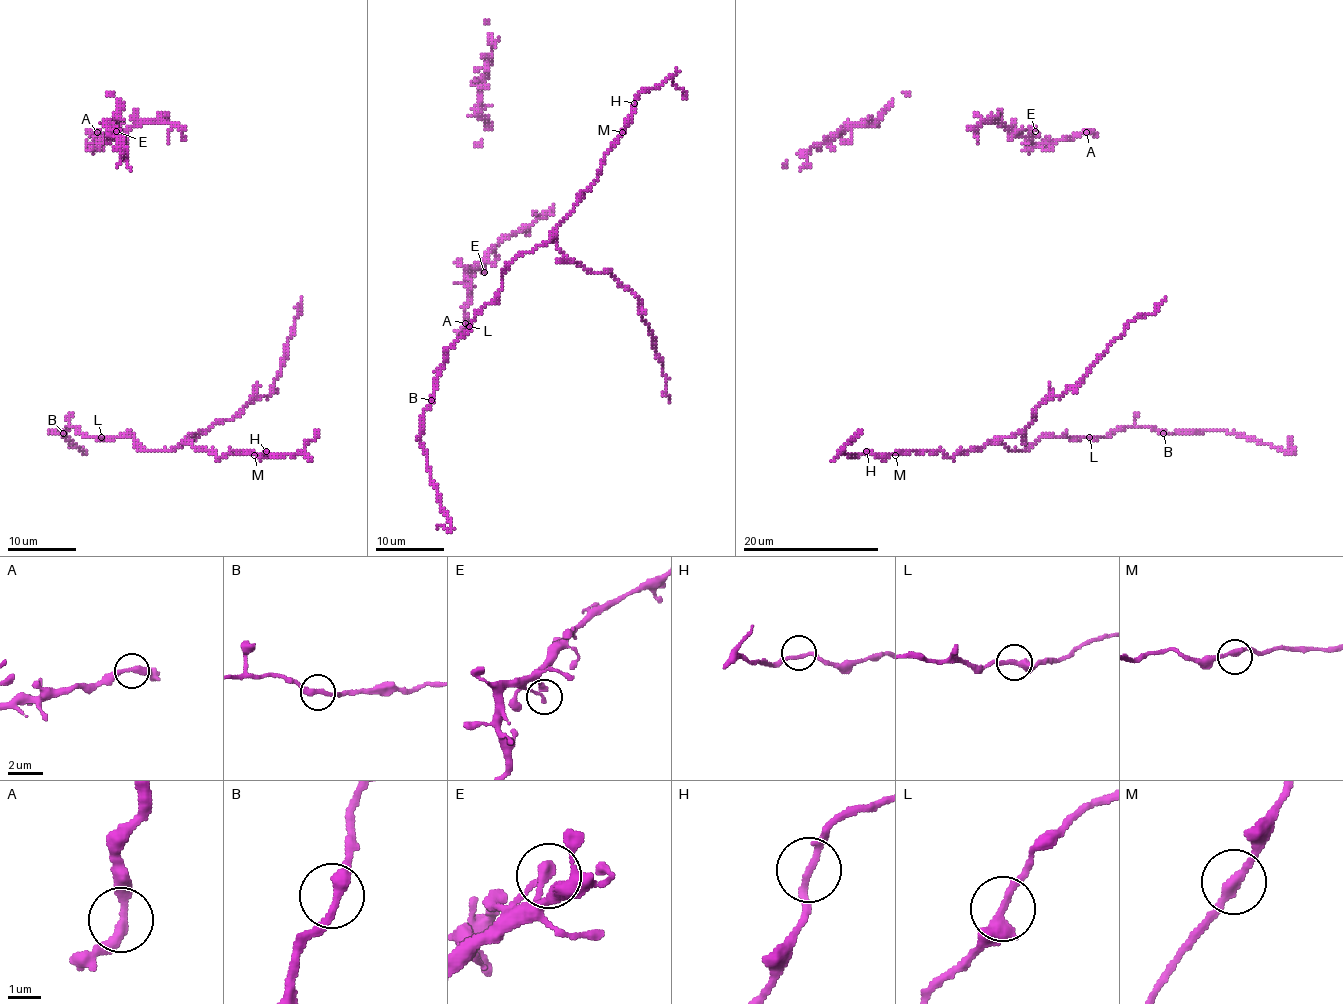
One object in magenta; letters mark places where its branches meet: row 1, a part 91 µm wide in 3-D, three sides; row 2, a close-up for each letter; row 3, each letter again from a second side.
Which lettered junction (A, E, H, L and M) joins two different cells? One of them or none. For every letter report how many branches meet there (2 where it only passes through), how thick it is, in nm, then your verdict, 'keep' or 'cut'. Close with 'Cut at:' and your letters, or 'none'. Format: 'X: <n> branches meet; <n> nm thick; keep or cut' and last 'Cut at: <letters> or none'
A: 2 branches meet; 320 nm thick; keep
E: 2 branches meet; 280 nm thick; keep
H: 2 branches meet; 200 nm thick; keep
L: 2 branches meet; 360 nm thick; cut
M: 2 branches meet; 280 nm thick; keep
Cut at: L

